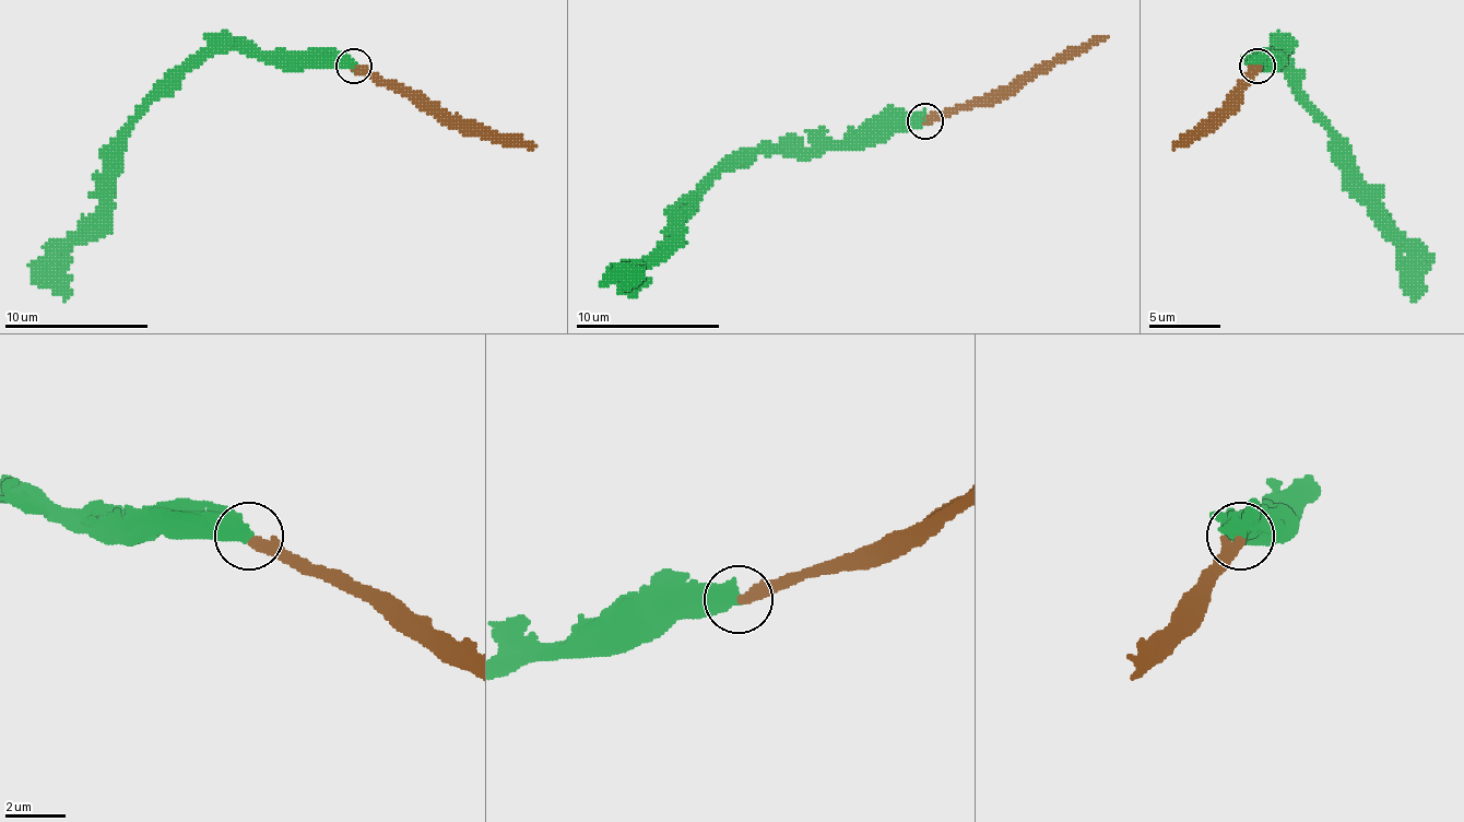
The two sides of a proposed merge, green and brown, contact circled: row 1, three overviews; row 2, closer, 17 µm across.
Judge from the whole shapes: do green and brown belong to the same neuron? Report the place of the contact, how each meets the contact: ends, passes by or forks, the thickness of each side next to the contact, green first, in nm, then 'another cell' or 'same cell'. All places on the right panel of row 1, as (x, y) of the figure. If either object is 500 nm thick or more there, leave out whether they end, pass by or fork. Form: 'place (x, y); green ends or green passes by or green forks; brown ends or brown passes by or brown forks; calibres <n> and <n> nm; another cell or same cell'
place (1258, 66); calibres 600 and 400 nm; same cell

